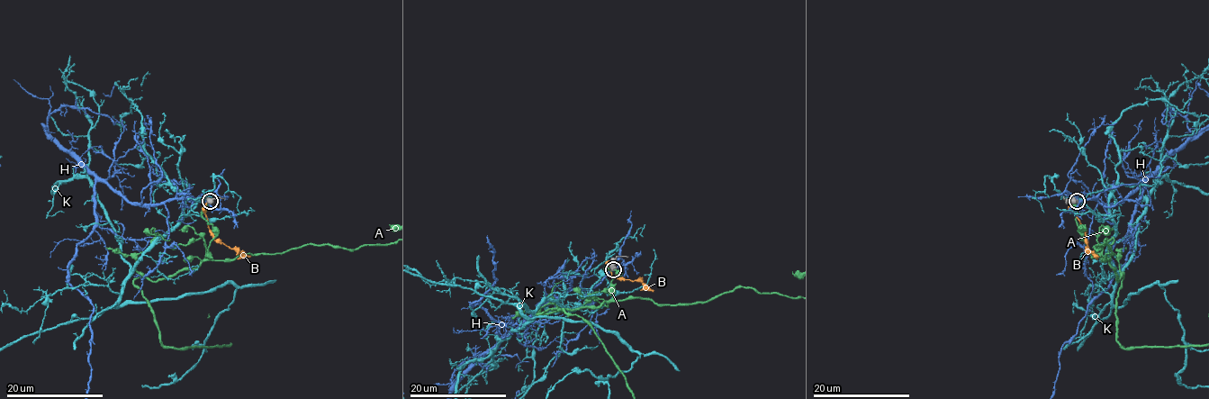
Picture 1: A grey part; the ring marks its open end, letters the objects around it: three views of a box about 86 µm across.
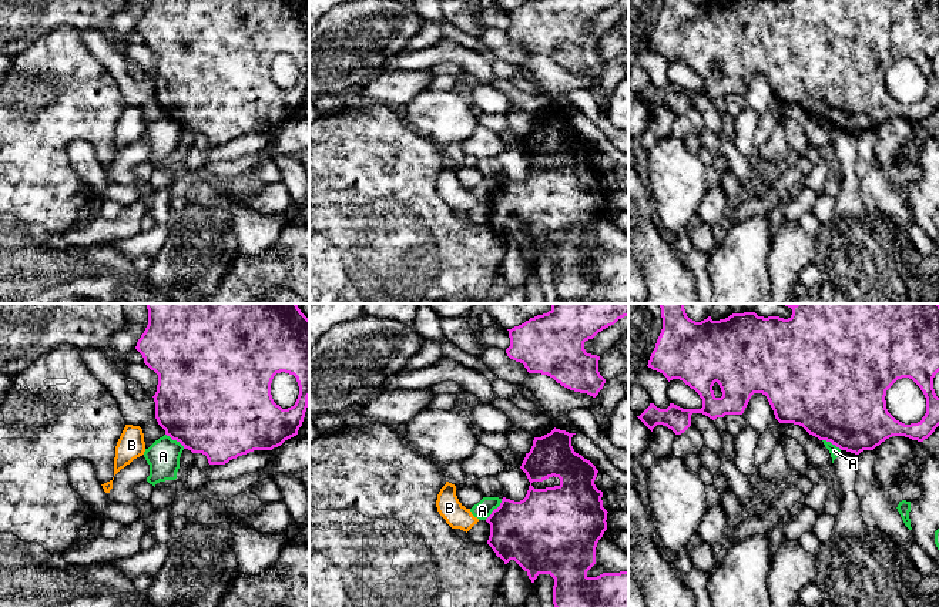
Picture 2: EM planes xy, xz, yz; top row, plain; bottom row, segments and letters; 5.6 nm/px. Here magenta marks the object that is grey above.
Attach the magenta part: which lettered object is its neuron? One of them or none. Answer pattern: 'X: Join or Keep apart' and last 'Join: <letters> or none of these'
A: Keep apart
B: Keep apart
H: Keep apart
K: Keep apart
Join: none of these

